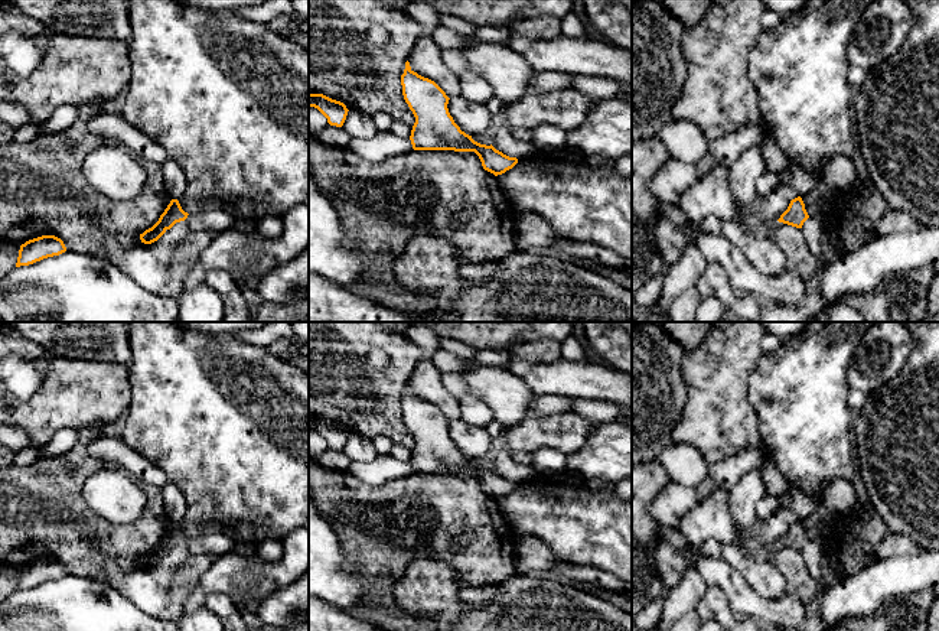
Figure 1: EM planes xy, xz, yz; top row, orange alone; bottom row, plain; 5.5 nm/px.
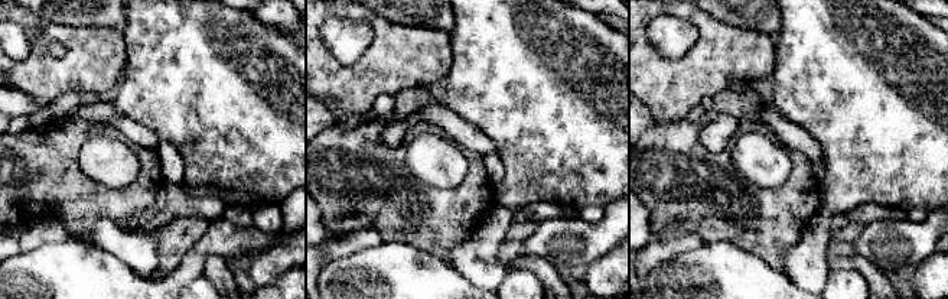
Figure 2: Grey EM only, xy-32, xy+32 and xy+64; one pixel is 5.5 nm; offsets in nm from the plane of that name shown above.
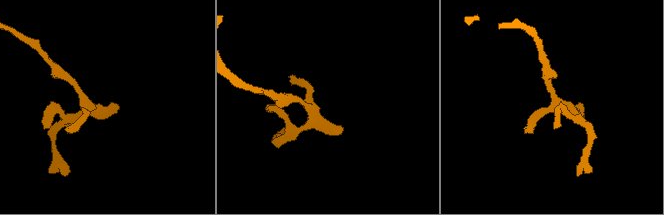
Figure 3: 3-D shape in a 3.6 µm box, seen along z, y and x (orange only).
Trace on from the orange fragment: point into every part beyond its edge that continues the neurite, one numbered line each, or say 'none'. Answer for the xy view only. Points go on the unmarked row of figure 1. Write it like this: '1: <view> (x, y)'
1: xy (217, 543)

